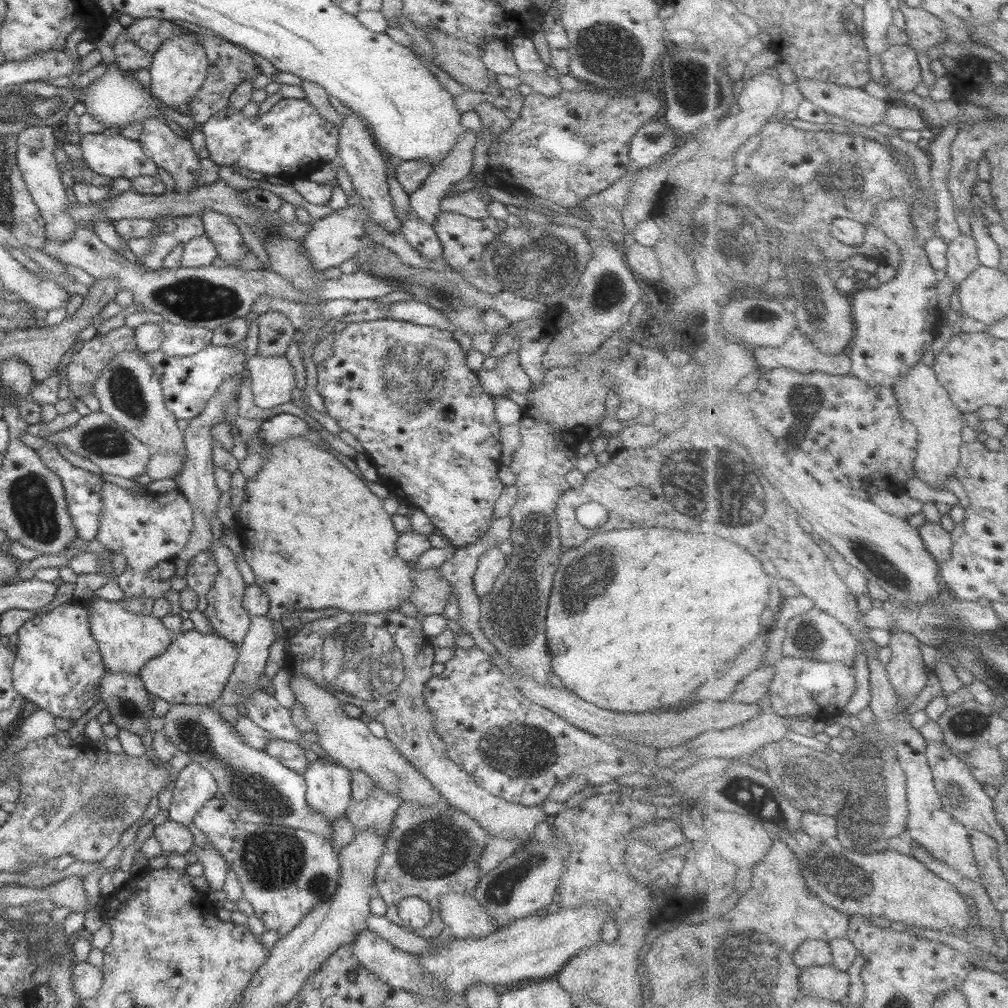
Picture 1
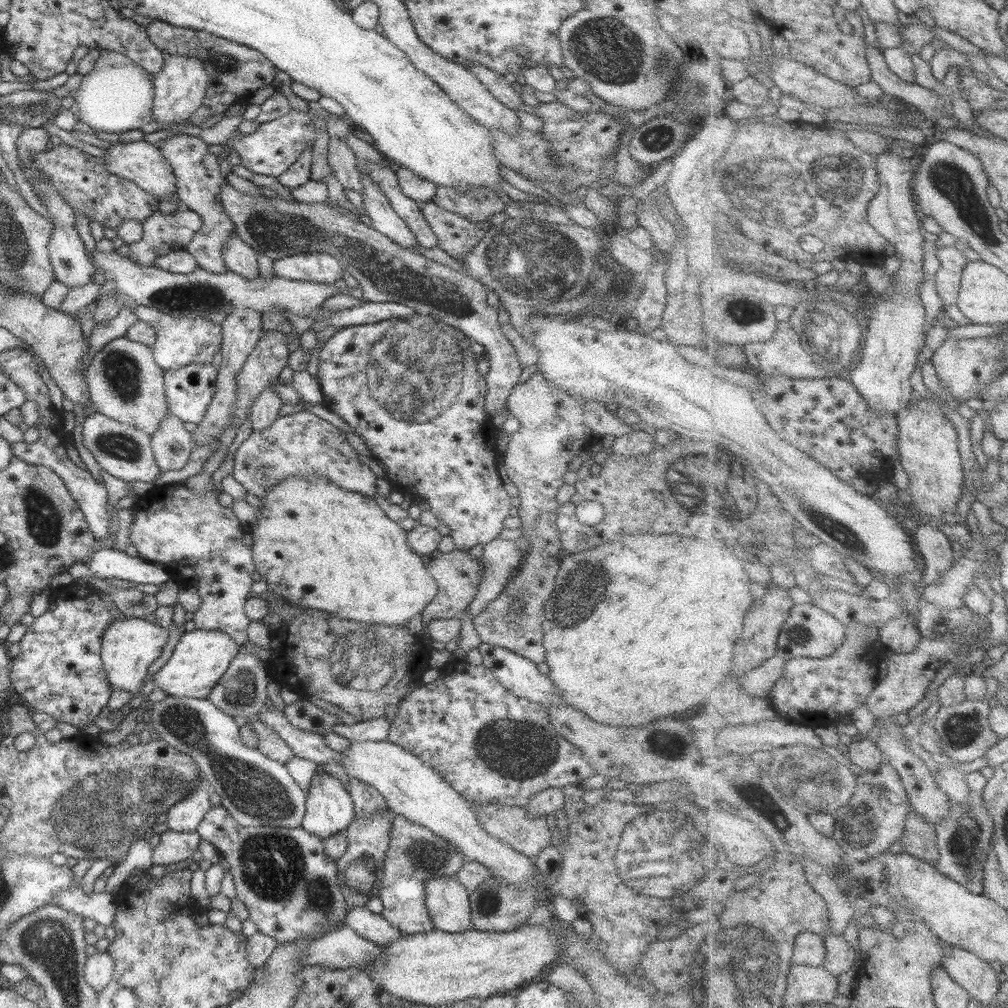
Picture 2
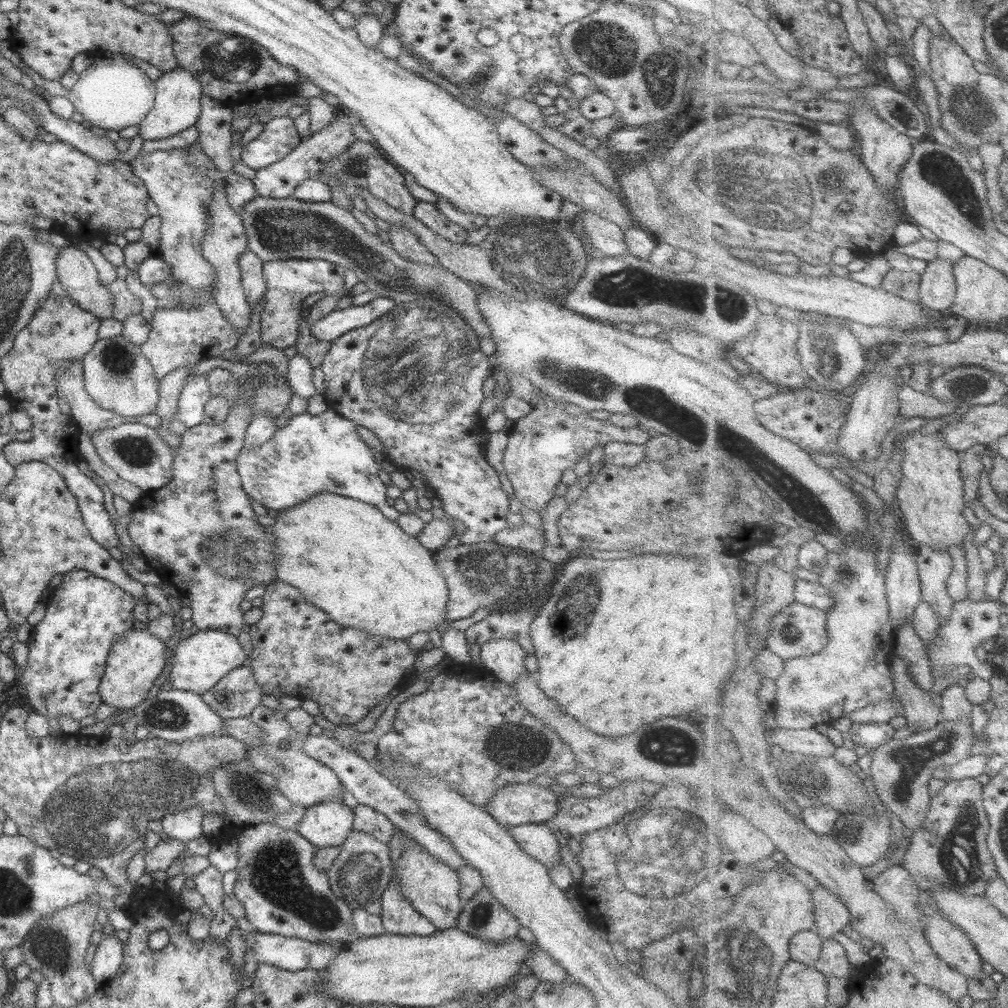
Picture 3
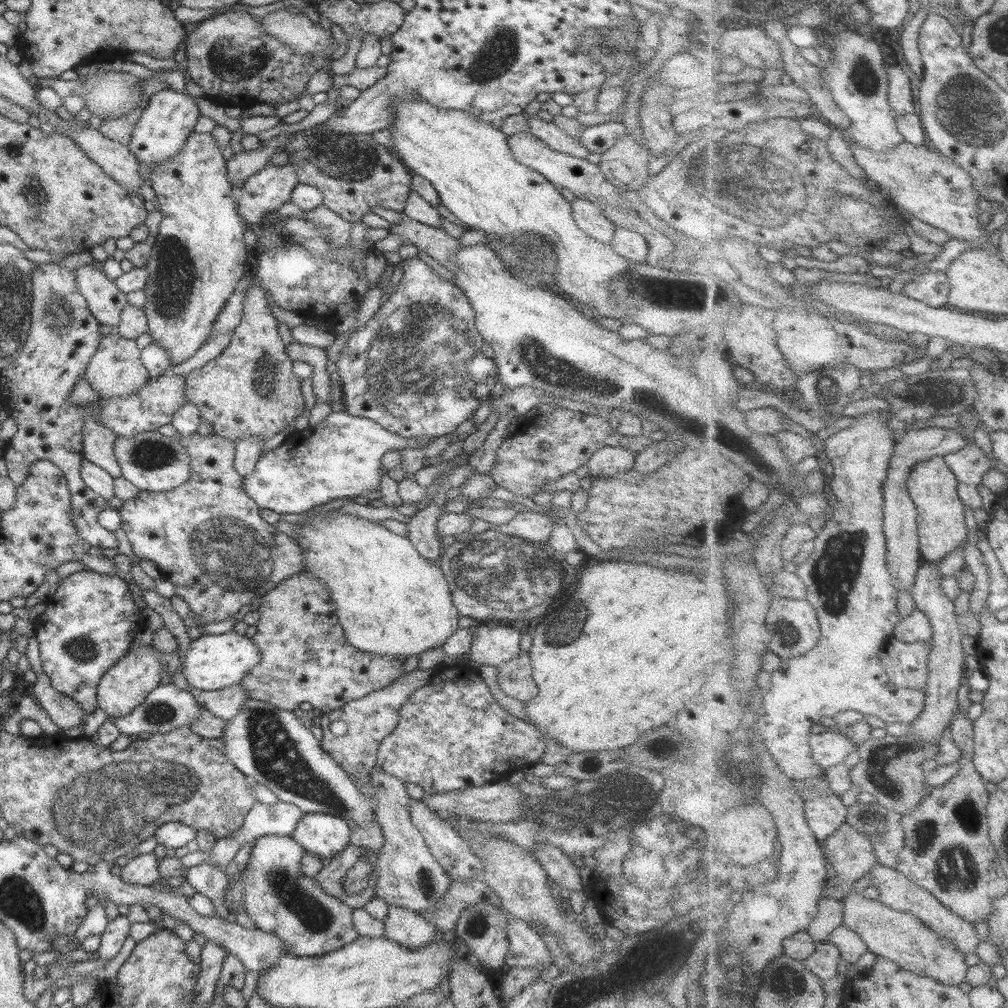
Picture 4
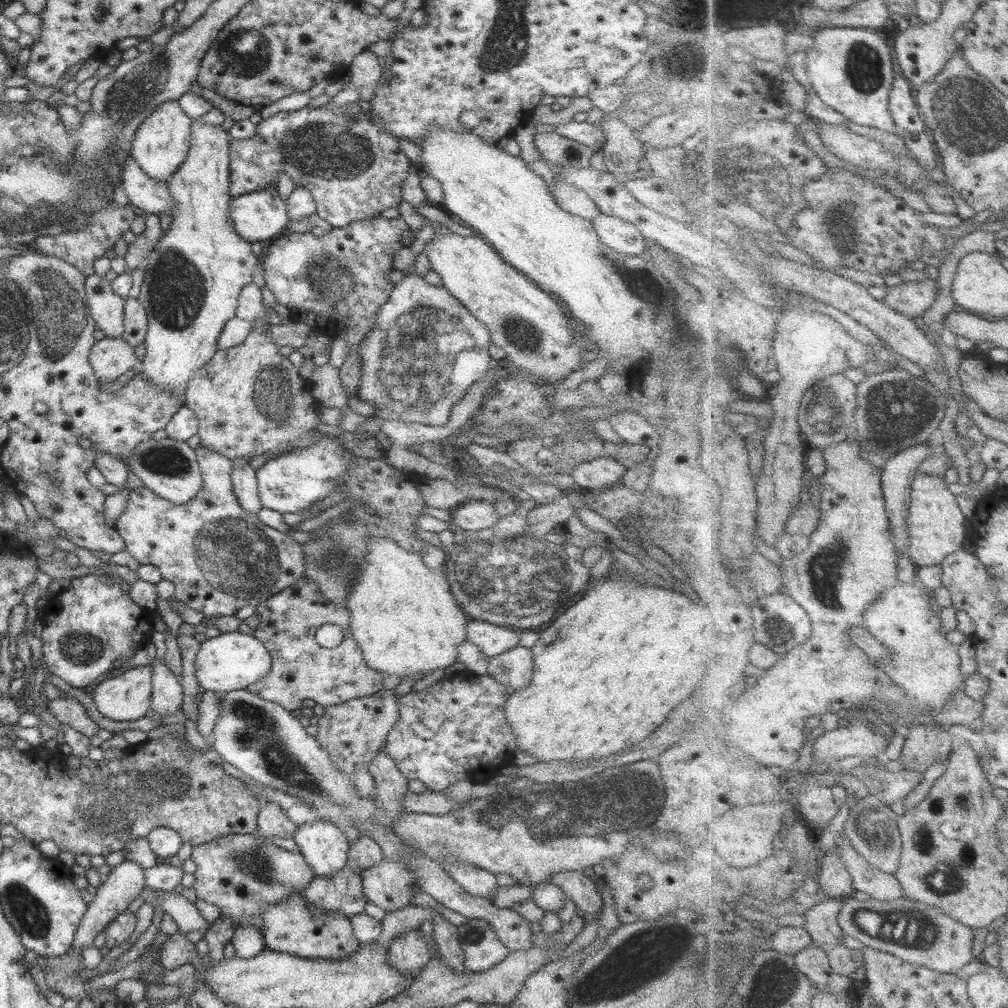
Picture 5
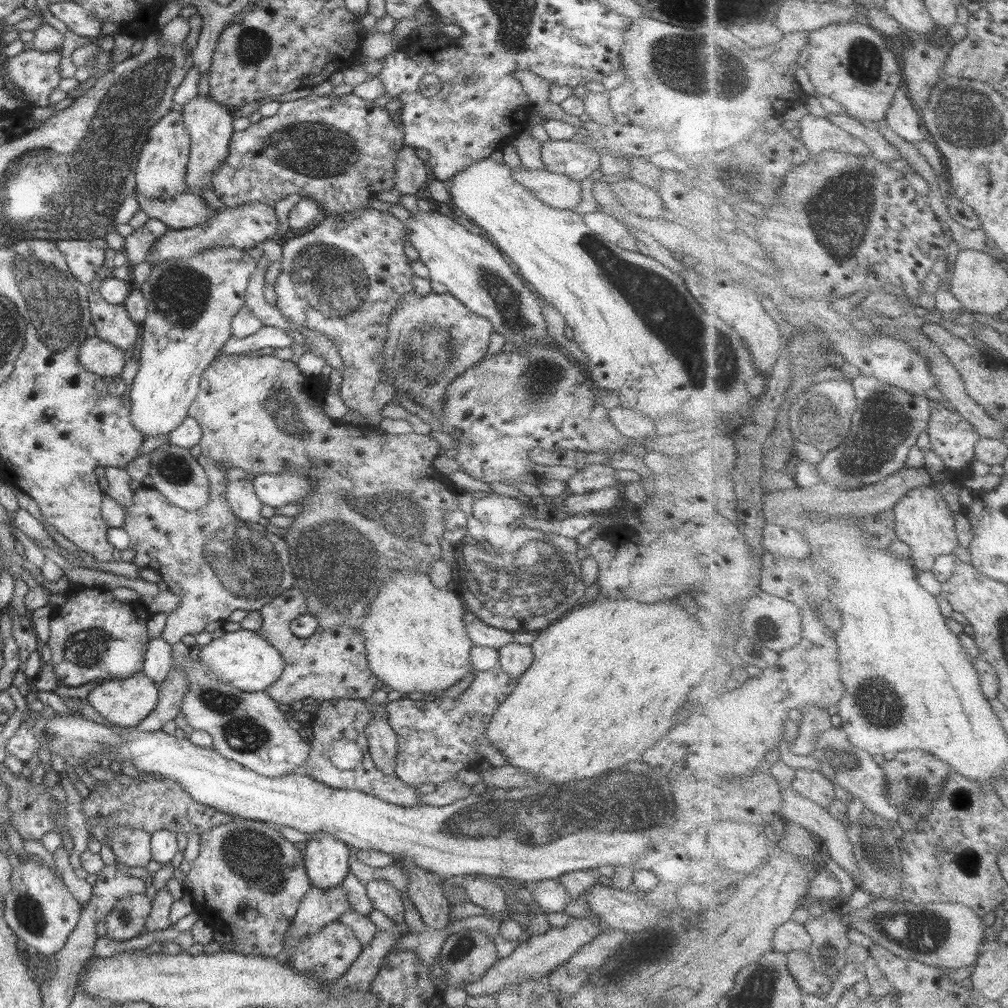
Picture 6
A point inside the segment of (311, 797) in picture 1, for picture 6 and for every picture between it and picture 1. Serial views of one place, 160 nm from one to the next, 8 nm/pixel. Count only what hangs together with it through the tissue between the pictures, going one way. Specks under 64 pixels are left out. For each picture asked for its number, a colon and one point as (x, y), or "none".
2: (329, 809)
3: (326, 824)
4: (323, 834)
5: (323, 845)
6: (326, 858)

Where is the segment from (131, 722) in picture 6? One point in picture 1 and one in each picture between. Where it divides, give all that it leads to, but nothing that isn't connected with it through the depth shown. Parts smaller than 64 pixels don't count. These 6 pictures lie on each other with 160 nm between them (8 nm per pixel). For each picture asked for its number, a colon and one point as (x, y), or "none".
1: (126, 640)
2: (129, 646)
3: (137, 658)
4: (123, 687)
5: (127, 697)

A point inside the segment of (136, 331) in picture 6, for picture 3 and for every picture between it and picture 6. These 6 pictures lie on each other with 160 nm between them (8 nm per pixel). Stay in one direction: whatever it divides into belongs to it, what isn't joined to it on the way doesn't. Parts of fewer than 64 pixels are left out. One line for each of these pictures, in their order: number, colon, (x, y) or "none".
3: (77, 274)
4: (104, 300)
5: (106, 308)

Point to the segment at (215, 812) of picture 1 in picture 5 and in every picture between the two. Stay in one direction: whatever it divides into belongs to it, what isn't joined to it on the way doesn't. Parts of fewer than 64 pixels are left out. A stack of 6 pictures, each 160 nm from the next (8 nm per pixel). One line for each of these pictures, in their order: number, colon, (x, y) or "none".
2: (284, 878)
3: (282, 892)
4: (278, 898)
5: (292, 926)

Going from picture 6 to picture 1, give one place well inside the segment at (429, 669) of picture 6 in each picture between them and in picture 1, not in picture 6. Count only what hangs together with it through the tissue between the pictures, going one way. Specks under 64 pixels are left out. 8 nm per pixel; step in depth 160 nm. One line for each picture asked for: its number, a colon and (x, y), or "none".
1: (316, 536)
2: (319, 546)
3: (345, 557)
4: (392, 602)
5: (404, 617)

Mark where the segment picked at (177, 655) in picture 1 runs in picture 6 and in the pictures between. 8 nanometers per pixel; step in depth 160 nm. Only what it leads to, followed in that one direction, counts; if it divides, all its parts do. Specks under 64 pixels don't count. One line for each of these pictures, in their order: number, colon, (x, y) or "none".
2: (201, 657)
3: (200, 661)
4: (214, 661)
5: (233, 660)
6: (242, 658)

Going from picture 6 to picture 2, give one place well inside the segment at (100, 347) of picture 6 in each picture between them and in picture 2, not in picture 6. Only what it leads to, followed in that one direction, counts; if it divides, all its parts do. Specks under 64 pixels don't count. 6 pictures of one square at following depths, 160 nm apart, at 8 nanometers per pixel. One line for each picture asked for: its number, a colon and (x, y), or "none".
2: (125, 384)
3: (118, 377)
4: (116, 370)
5: (110, 358)

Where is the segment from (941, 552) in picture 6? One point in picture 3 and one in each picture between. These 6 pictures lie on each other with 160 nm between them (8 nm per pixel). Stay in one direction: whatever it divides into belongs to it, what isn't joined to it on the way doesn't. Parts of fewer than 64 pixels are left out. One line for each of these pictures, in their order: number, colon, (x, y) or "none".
3: (932, 493)
4: (934, 486)
5: (937, 524)

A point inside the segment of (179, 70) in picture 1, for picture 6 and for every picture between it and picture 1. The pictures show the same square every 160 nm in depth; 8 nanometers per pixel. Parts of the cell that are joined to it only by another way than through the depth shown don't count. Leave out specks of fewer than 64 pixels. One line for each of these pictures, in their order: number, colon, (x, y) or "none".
2: (180, 87)
3: (177, 106)
4: (169, 118)
5: (161, 142)
6: (164, 157)

